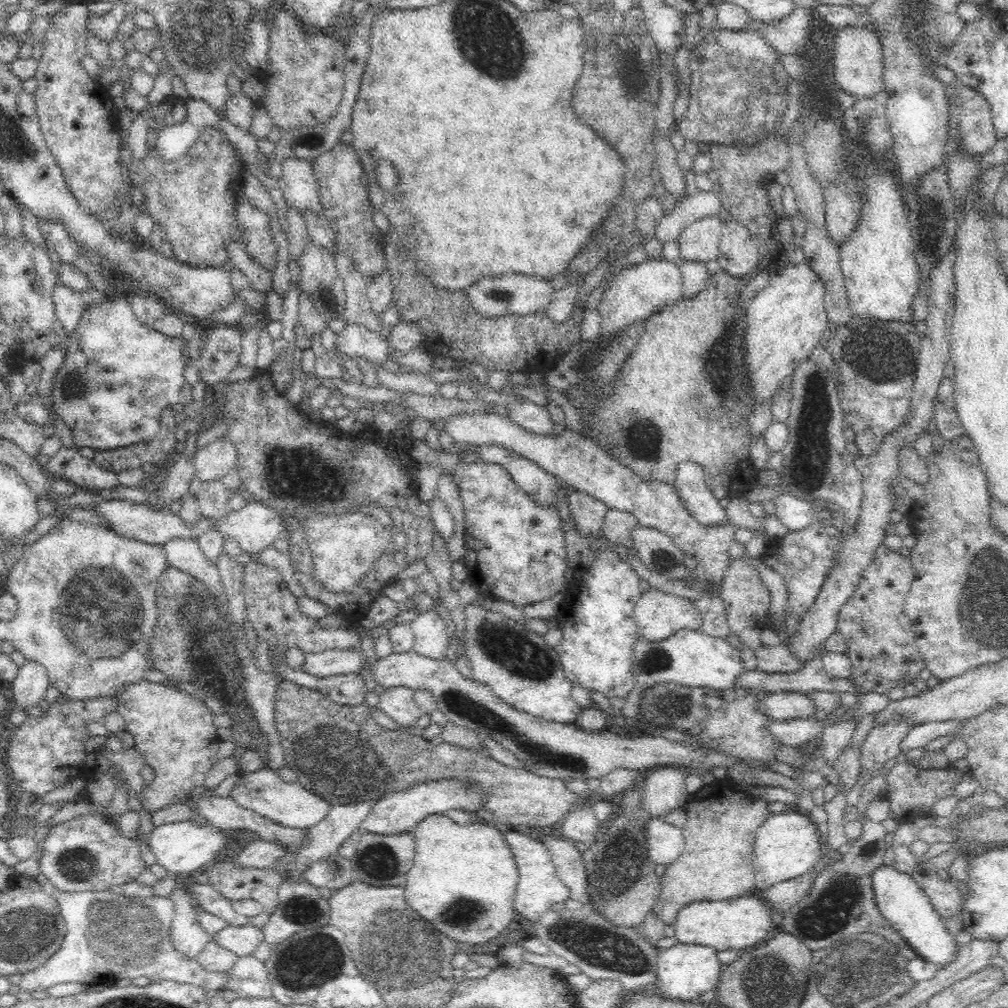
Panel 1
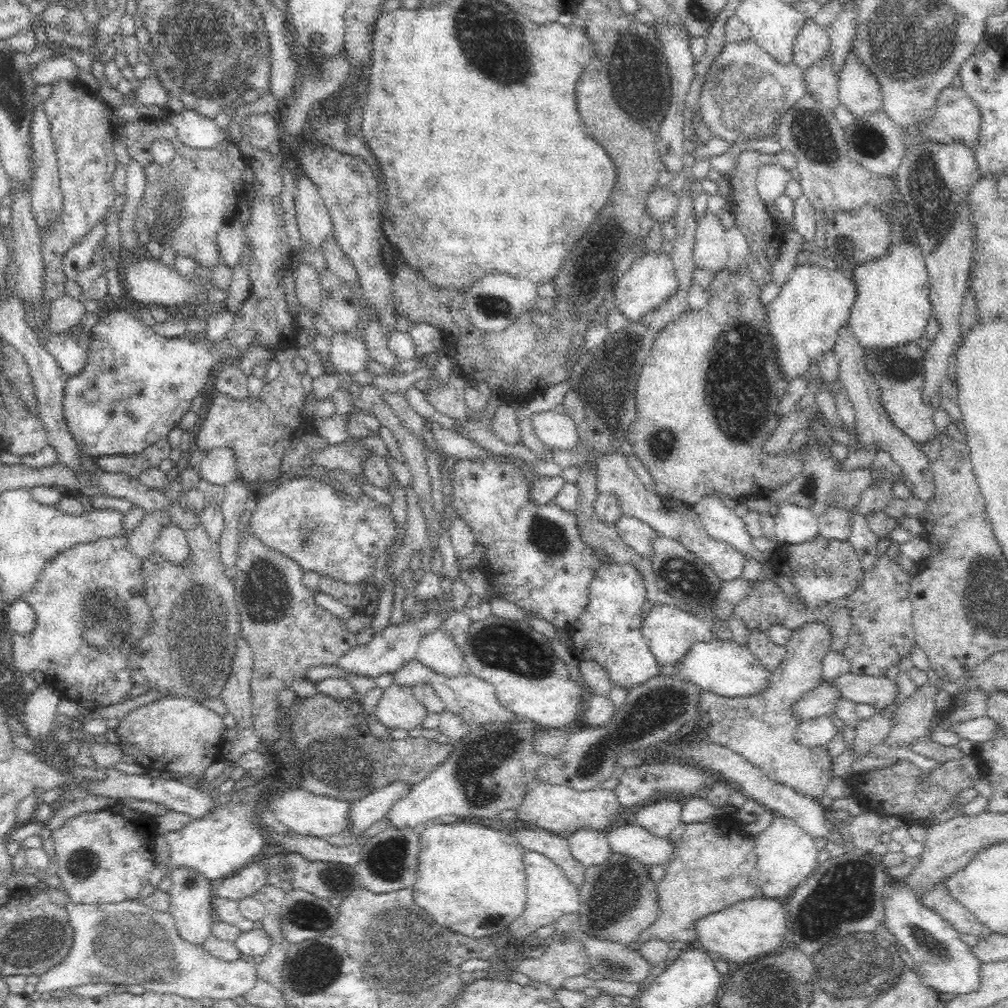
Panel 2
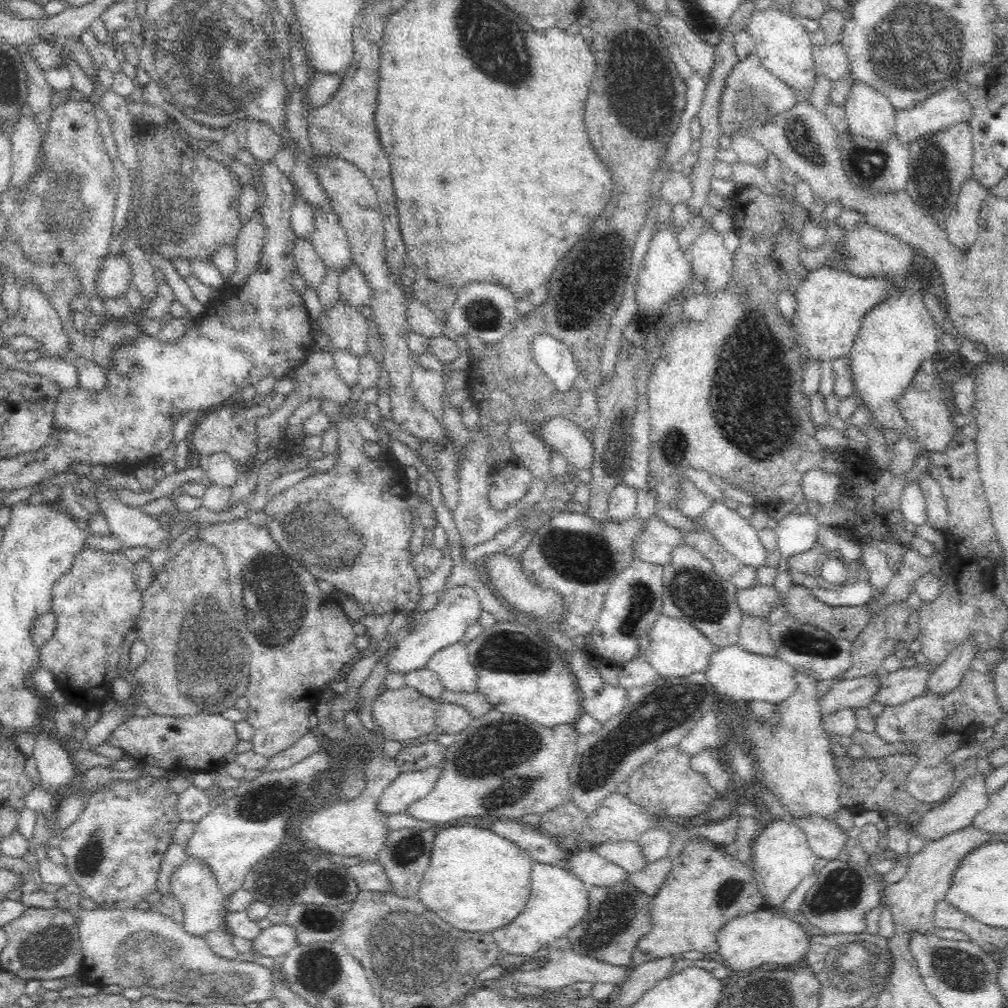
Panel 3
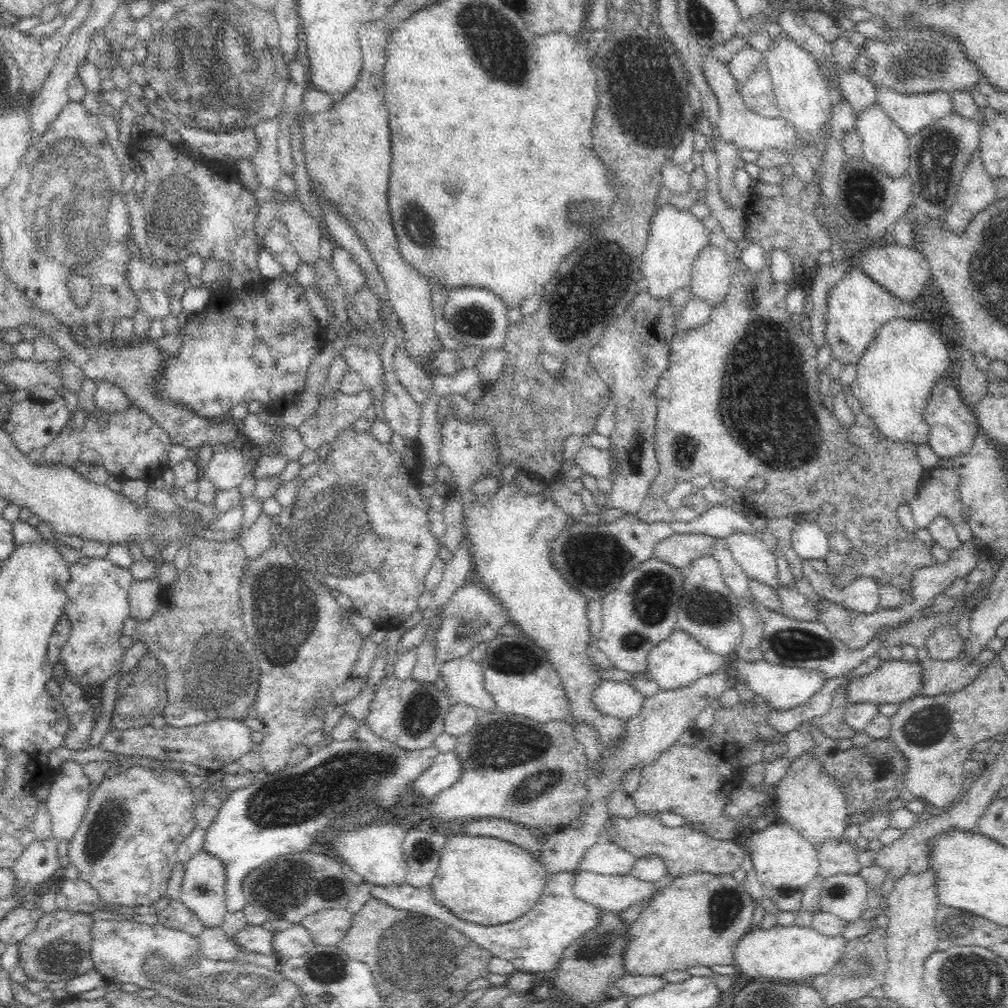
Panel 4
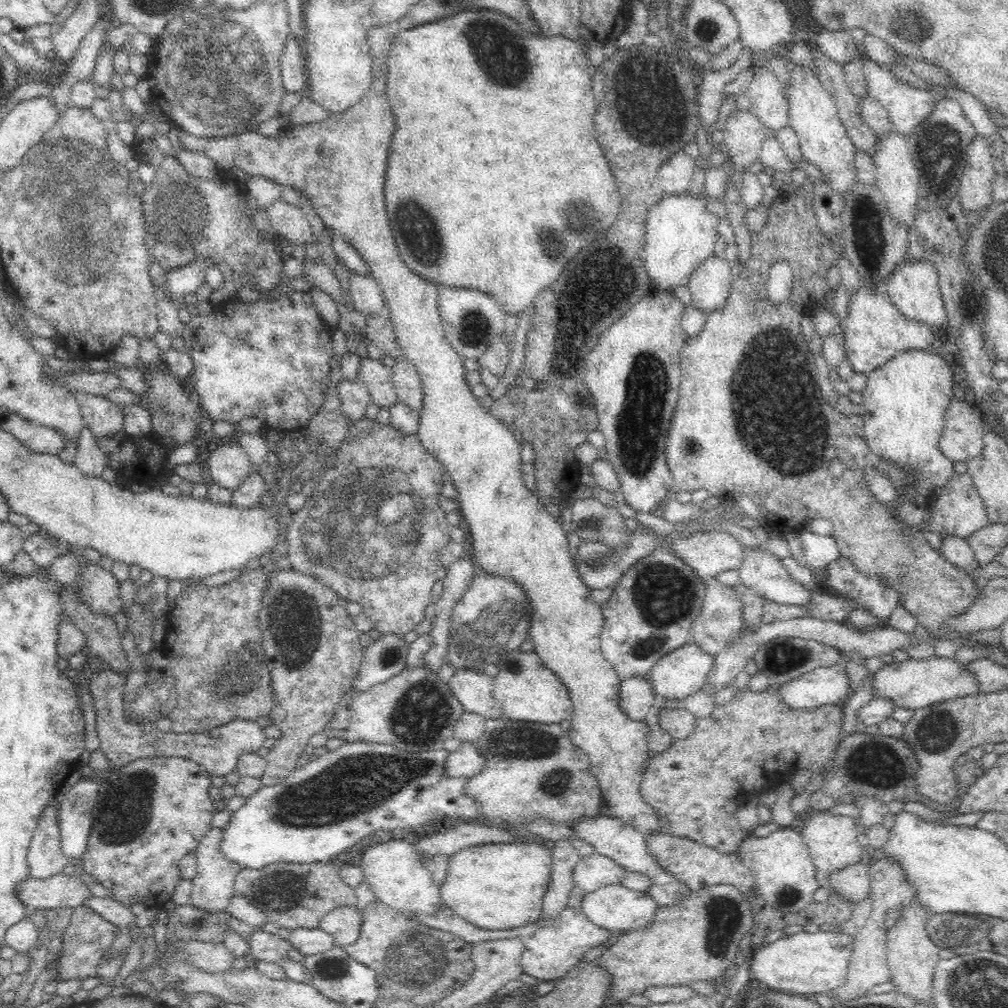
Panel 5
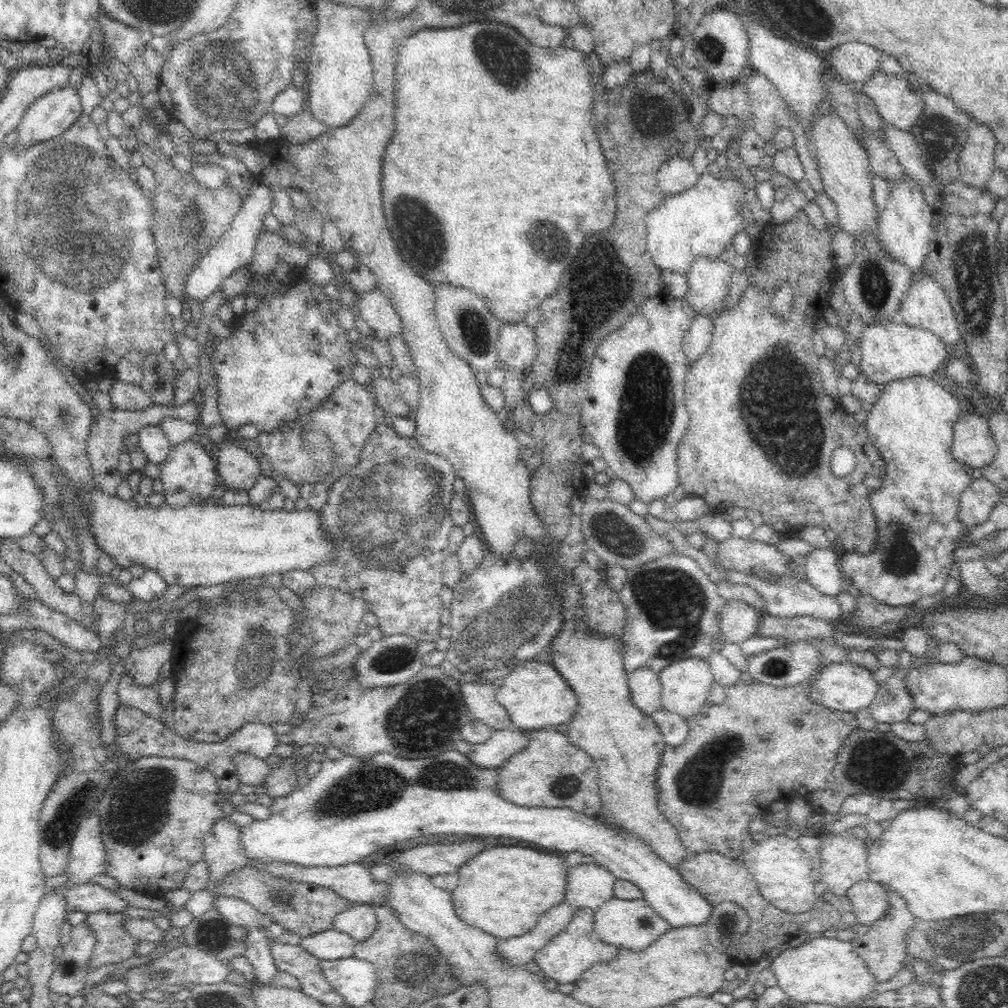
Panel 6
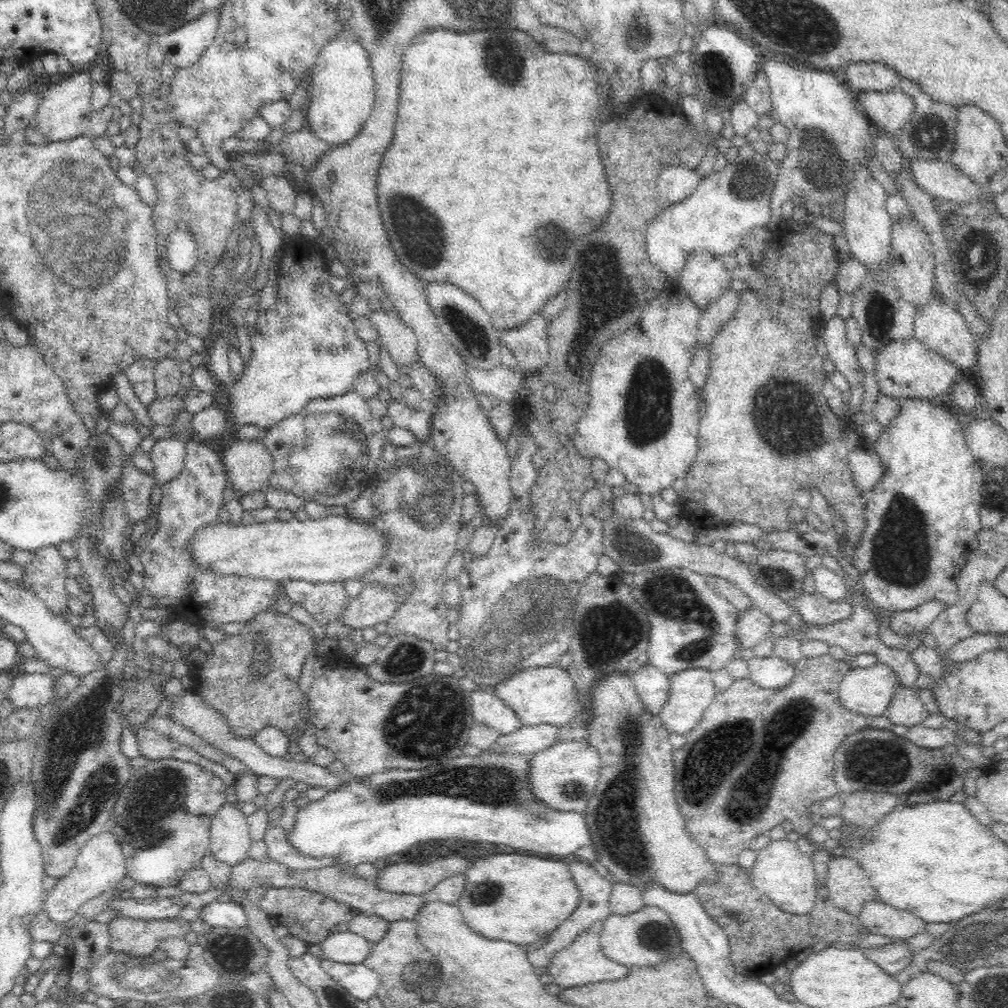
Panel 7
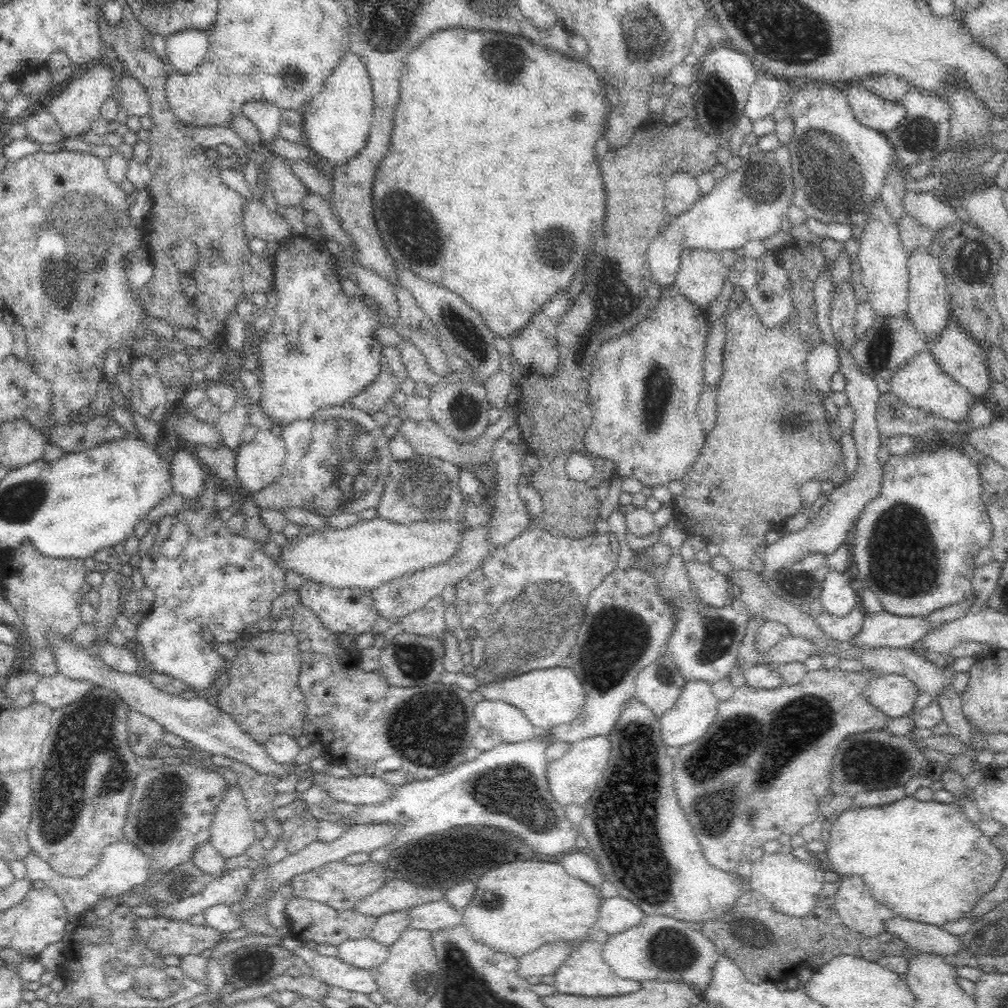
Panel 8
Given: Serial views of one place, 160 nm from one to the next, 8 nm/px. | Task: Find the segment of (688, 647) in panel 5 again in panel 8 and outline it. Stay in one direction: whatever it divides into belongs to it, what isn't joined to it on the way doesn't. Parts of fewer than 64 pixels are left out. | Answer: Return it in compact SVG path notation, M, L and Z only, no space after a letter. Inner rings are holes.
M689 680L682 690L681 697L676 701L675 707L660 719L664 744L679 750L679 748L684 748L684 746L700 740L715 721L718 705L719 702L714 697L710 684L704 681Z

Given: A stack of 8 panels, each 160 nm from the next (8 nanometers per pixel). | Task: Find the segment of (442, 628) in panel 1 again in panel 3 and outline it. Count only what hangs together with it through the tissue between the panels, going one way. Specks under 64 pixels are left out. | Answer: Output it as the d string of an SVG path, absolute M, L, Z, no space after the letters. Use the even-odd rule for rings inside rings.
M456 643L443 648L426 665L437 674L443 689L456 693L478 691L477 667L470 662L467 647L463 644Z

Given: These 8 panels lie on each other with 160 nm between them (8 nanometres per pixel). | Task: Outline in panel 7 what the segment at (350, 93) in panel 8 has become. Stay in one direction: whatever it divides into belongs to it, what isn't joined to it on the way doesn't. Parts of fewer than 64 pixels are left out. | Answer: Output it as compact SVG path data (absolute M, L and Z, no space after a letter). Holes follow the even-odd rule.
M344 27L341 35L330 41L317 56L310 78L311 89L304 111L304 125L328 145L328 150L358 136L370 118L375 102L373 78L365 48L348 27Z

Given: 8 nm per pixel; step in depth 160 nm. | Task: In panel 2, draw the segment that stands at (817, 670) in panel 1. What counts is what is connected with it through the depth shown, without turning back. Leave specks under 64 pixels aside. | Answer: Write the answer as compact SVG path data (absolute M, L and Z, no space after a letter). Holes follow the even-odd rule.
M848 673L835 678L833 683L842 692L844 699L856 704L870 704L877 710L894 703L900 692L898 683L887 674L866 676Z

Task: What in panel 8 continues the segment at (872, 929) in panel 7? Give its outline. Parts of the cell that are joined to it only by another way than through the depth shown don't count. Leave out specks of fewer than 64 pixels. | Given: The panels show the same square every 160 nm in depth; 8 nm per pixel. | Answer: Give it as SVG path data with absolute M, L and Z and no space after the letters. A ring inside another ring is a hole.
M898 916L887 922L887 932L904 940L912 949L943 957L955 957L963 947L961 937L952 935L941 927Z

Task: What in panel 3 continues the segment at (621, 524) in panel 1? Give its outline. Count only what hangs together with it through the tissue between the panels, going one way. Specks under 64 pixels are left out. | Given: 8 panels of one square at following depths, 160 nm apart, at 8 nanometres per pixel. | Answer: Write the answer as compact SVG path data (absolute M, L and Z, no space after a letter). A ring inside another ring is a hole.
M661 518L645 521L645 529L635 544L637 558L649 564L668 566L675 548L685 544L685 534L680 529L666 525Z

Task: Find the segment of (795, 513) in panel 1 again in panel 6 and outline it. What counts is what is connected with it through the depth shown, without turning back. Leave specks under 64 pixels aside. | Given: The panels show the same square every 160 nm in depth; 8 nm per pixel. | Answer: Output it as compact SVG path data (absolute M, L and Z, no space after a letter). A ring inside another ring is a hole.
M815 548L807 554L806 580L826 596L837 597L847 586L839 568L840 552Z

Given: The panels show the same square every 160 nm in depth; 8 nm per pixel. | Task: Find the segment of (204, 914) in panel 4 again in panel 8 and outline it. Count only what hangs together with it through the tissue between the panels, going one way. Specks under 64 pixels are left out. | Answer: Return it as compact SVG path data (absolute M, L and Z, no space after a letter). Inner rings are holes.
M232 786L224 794L213 816L209 840L226 859L244 854L254 844L253 821L242 789Z

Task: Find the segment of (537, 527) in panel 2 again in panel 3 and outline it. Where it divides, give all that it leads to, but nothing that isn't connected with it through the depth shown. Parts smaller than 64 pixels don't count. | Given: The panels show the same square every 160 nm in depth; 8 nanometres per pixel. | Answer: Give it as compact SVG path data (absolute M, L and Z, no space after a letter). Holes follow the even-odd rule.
M522 464L508 465L500 472L490 473L489 501L491 506L500 511L511 509L511 506L518 504L527 495L534 479L530 470ZM567 511L546 522L533 536L532 543L521 554L522 567L534 584L541 584L546 588L553 588L562 595L567 608L567 617L561 624L566 638L573 639L575 636L590 634L600 616L606 593L613 580L626 568L630 568L638 560L635 544L645 529L645 521L638 516L628 520L604 520L596 522L589 515L582 515L576 511Z

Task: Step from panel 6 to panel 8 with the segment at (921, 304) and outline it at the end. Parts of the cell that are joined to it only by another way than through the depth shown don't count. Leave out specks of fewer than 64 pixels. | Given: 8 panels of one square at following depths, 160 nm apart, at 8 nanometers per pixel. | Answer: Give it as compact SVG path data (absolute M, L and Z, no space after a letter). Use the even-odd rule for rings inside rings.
M954 320L950 321L946 332L937 341L936 344L927 346L927 351L932 354L937 364L941 366L942 371L954 379L958 385L964 387L972 397L983 399L988 394L992 382L986 352Z

